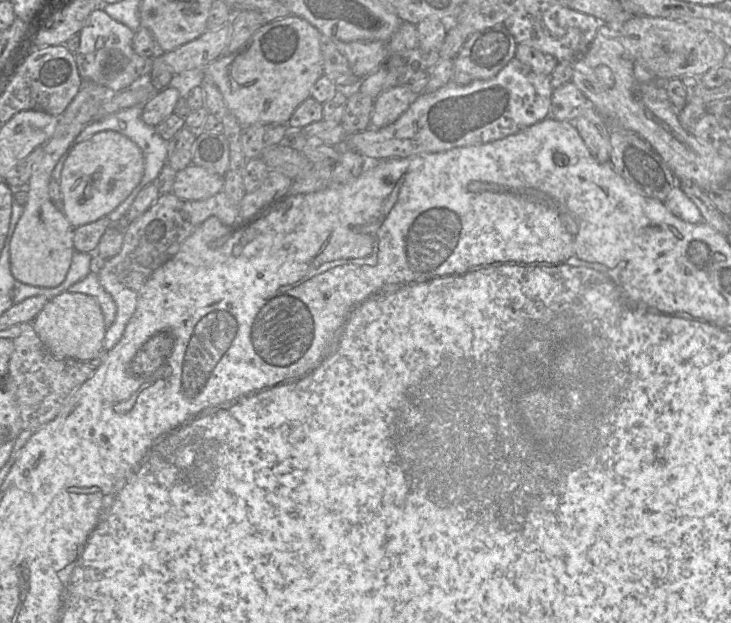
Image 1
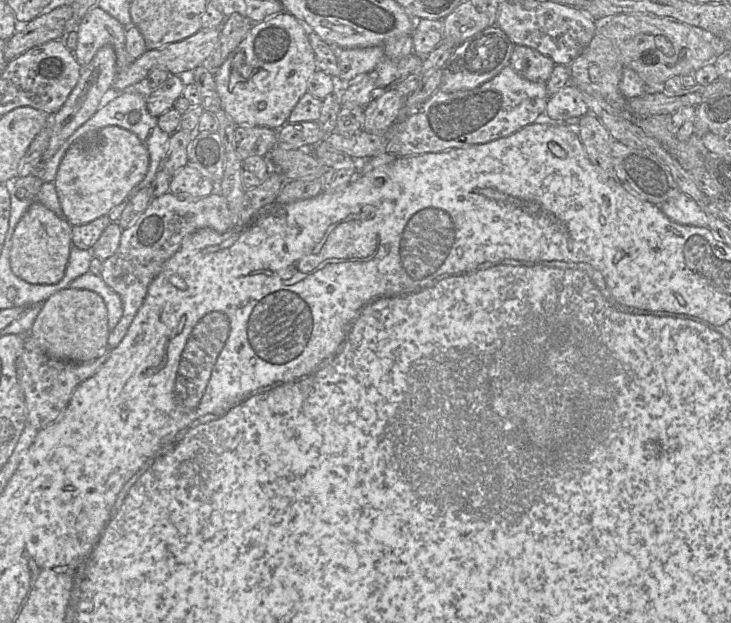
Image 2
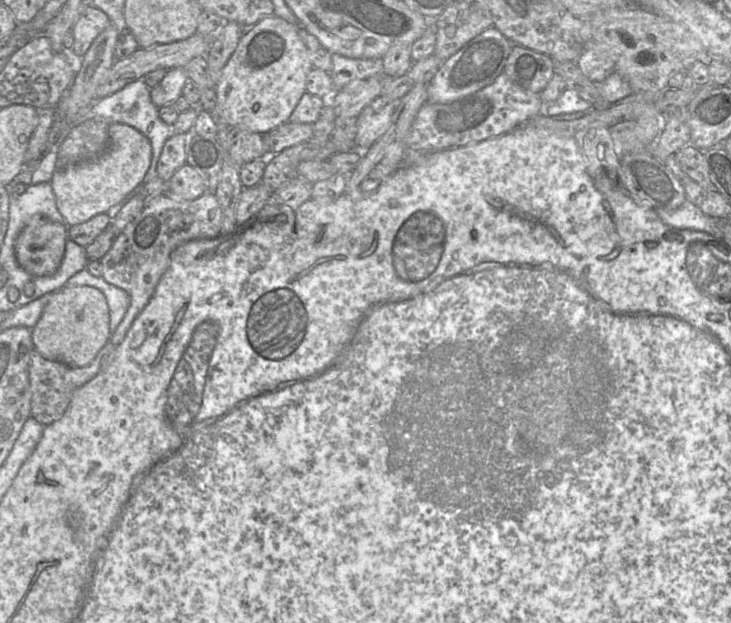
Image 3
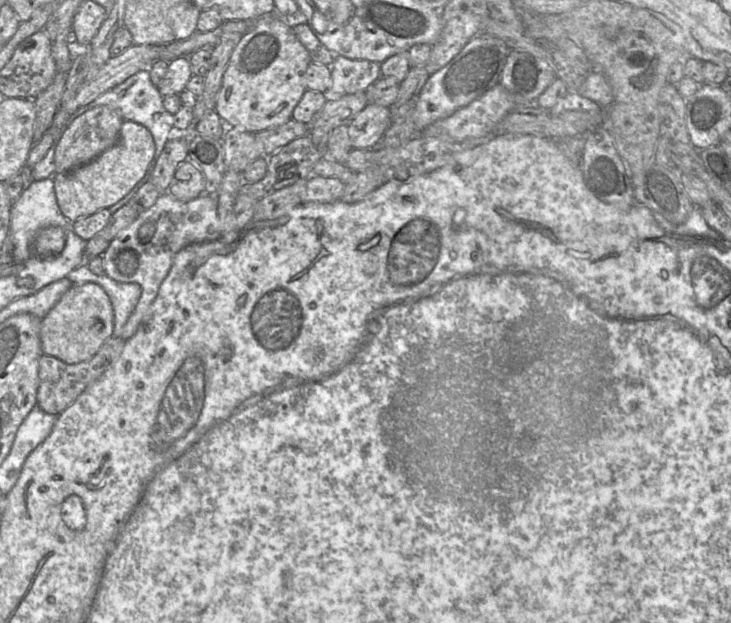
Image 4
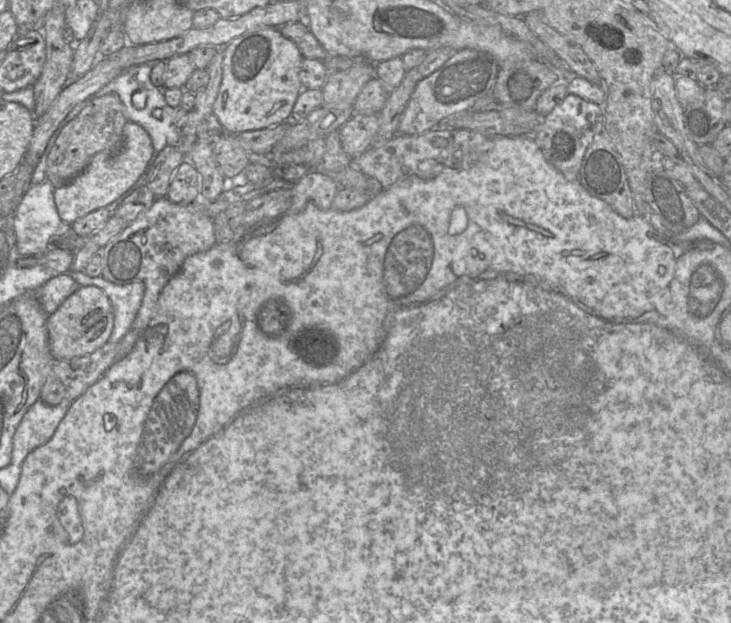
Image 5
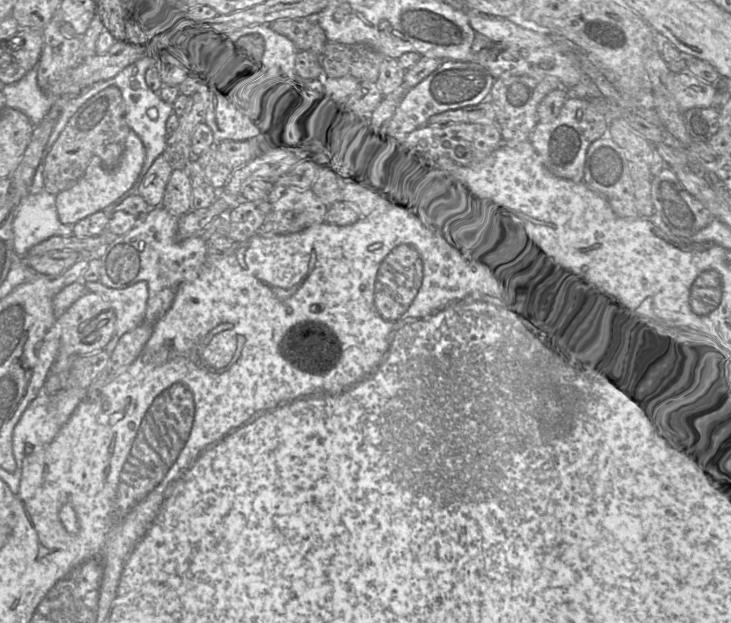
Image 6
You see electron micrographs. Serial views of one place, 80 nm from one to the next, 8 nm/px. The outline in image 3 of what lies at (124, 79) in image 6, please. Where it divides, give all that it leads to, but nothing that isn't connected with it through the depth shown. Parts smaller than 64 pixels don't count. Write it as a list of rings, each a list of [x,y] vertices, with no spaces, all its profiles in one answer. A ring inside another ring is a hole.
[[[144,78],[126,85],[124,88],[112,95],[97,100],[84,115],[77,118],[75,121],[73,121],[72,124],[77,126],[84,121],[93,119],[95,117],[103,117],[107,121],[123,123],[135,128],[150,140],[152,146],[152,160],[150,167],[144,176],[144,179],[131,192],[129,192],[122,201],[112,206],[107,211],[108,217],[112,219],[118,214],[118,212],[125,204],[127,204],[135,195],[140,193],[140,191],[152,178],[157,176],[157,163],[165,142],[174,133],[174,125],[168,125],[160,119],[159,109],[153,104],[151,100],[151,89],[146,85]]]

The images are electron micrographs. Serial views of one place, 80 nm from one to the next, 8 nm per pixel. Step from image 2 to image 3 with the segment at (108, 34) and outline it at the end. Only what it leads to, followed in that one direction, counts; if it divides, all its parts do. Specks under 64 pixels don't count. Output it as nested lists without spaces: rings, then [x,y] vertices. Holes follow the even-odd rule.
[[[93,5],[87,7],[72,27],[74,53],[82,58],[95,38],[110,24],[109,17],[102,10]]]

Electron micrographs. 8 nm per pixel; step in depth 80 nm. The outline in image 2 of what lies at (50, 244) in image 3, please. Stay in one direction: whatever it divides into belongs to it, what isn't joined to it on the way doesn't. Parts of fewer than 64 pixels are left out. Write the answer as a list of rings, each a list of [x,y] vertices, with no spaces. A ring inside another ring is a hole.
[[[33,202],[16,225],[11,239],[13,273],[30,284],[56,284],[64,276],[72,246],[72,225],[40,202]]]

